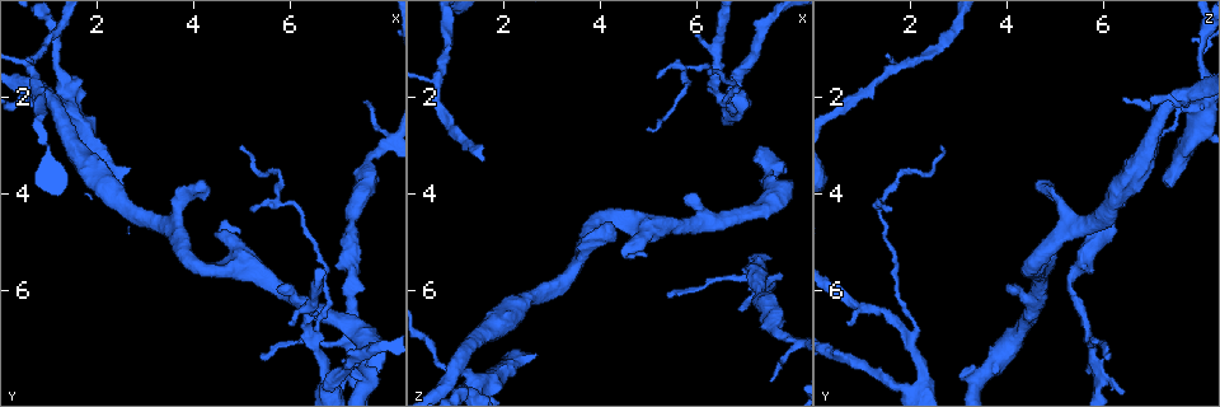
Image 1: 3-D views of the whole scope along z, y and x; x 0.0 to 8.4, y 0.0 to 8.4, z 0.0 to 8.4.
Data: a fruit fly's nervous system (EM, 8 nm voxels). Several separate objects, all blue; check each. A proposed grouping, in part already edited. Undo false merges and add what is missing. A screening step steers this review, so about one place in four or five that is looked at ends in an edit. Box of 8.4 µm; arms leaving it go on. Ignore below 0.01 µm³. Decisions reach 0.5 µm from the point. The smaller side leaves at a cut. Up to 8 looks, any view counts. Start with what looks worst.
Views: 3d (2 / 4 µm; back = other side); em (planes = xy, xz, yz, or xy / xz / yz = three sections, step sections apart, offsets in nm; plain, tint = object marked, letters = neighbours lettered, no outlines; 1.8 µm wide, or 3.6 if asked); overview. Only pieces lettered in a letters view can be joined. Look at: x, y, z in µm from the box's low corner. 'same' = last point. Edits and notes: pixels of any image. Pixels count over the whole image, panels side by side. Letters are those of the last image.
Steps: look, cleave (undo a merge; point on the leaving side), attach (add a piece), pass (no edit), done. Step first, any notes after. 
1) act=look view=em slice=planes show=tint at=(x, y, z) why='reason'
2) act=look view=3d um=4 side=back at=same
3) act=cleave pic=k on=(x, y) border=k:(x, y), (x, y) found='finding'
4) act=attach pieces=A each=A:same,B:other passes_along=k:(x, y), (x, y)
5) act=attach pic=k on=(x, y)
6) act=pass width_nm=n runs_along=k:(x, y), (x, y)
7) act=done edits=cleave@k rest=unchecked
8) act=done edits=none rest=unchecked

act=look view=3d um=4 at=(1.15, 2.25, 7.30) why='looks like a crossing'

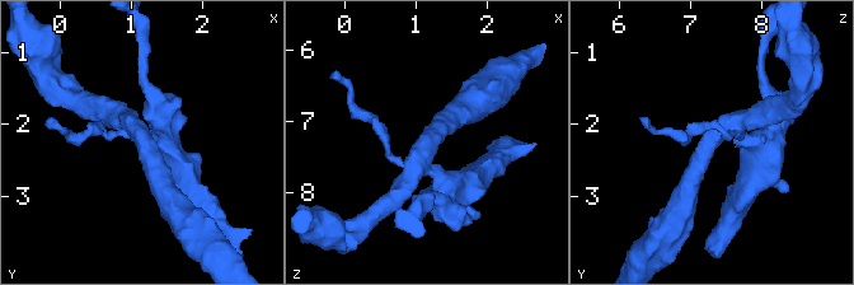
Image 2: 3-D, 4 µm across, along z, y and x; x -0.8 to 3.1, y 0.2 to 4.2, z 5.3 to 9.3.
act=look view=em slice=planes show=tint at=(1.20, 2.15, 7.35) why='need the tissue'

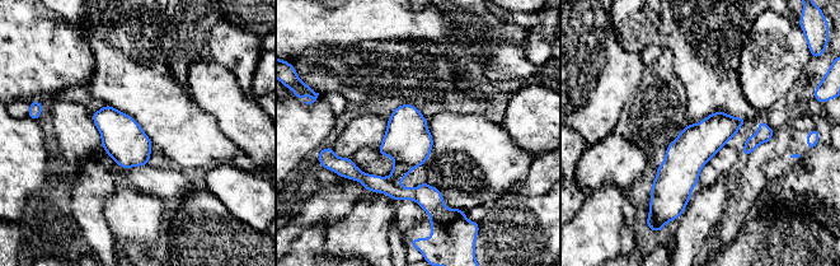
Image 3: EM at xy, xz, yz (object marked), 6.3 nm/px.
act=look view=em slice=planes show=letters at=same why='see the neighbours'

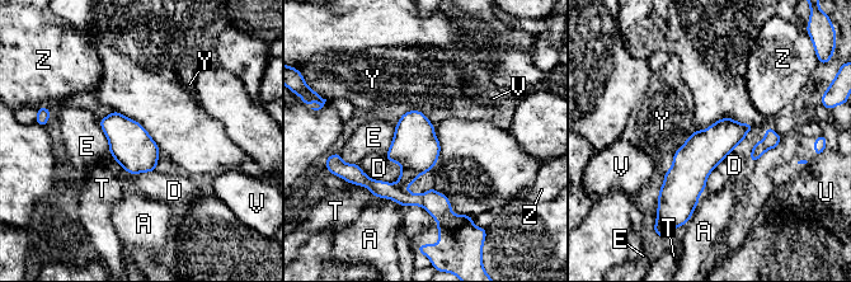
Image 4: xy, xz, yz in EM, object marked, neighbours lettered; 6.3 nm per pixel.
act=cleave pic=4 on=(435, 203) each=A:other,D:other,E:other,T:other,U:other,V:other,Y:other,Z:other arms=4 border=4:(393, 184), (404, 191) found='a second neuron is stuck on'

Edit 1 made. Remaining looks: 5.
act=look view=overview why='redraw'

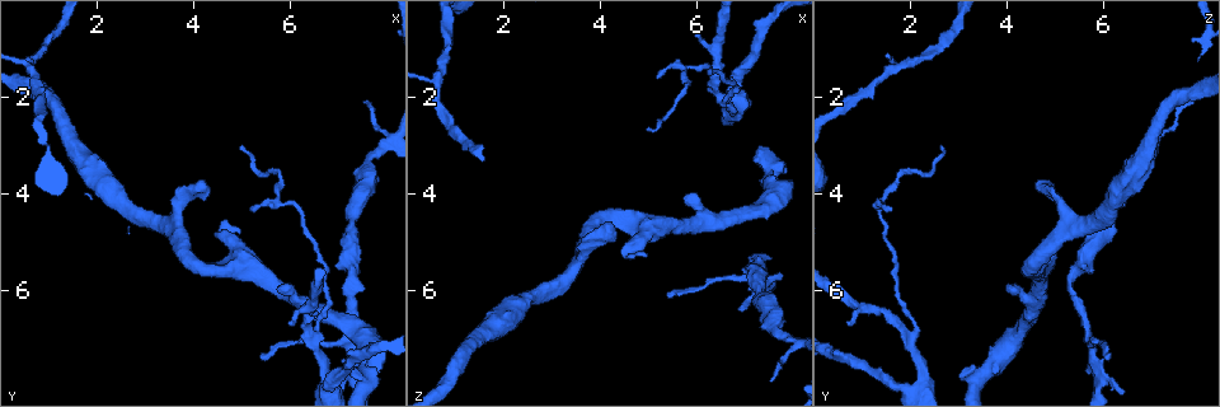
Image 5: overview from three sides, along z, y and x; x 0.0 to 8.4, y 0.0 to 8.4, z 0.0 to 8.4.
act=look view=em slice=planes show=tint at=(7.80, 7.65, 5.70) why='thin end'

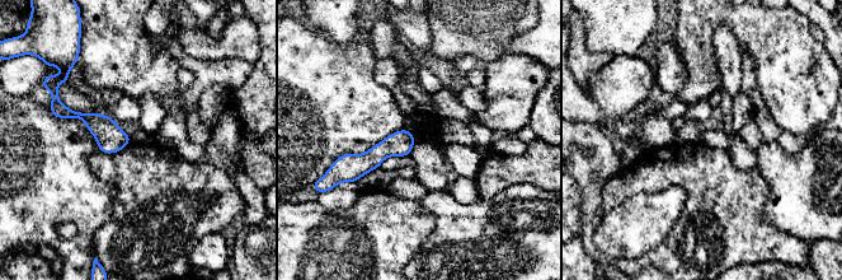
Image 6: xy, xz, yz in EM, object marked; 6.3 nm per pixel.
act=look view=em slice=planes show=letters at=same why='see the neighbours'

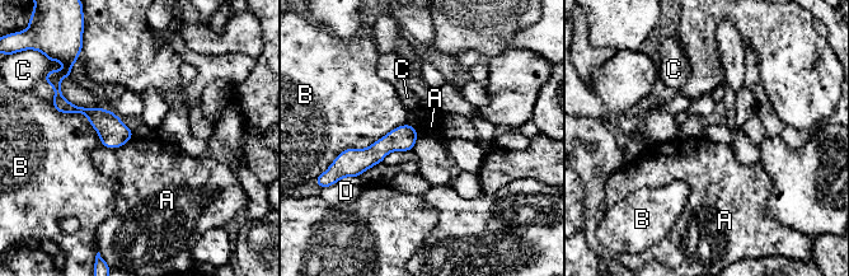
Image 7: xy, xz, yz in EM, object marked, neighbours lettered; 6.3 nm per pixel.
act=pass each=A:other,B:other,C:other,D:other border=7:(132, 136), (118, 146), (102, 145) found='no lettered piece goes on from it'

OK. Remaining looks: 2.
act=done edits=cleave@4 rest=unchecked

